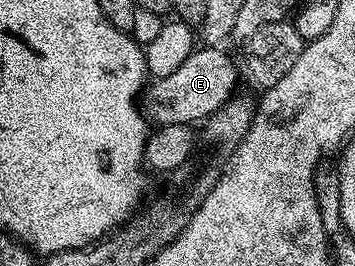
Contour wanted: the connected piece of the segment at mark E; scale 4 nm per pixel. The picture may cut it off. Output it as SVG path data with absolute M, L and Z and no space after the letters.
M202 45L200 48L195 48L191 52L191 56L187 56L187 60L179 66L178 71L171 72L171 76L156 79L147 90L147 98L149 94L148 117L157 126L170 126L171 124L193 126L194 124L204 123L205 119L212 116L215 111L223 108L223 104L227 104L227 100L238 93L239 90L239 86L237 86L237 66L233 63L232 56L224 54L223 51L224 49L216 46Z

